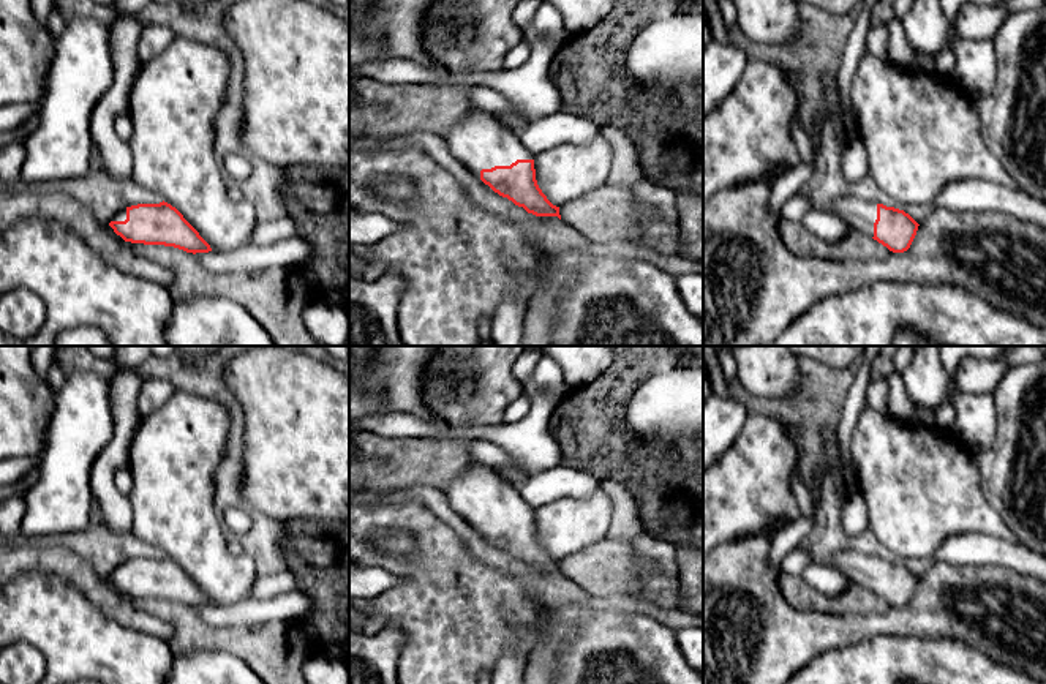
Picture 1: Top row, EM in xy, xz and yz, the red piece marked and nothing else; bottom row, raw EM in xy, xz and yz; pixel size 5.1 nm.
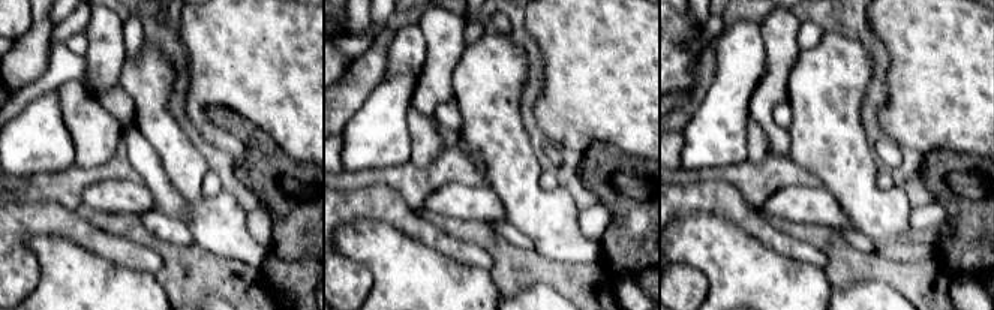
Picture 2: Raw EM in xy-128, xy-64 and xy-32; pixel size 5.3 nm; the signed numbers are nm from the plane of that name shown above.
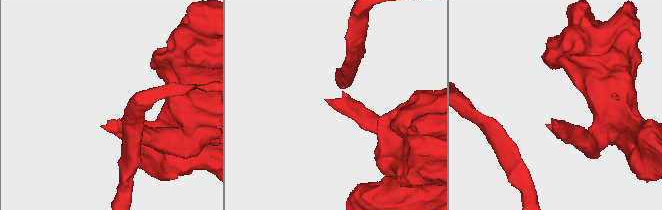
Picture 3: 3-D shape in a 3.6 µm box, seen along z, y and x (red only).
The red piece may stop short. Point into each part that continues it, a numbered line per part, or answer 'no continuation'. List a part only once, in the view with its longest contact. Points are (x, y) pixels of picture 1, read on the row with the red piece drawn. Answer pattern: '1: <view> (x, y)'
1: xz (477, 139)

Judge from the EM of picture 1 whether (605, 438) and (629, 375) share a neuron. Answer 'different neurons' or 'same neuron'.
same neuron

